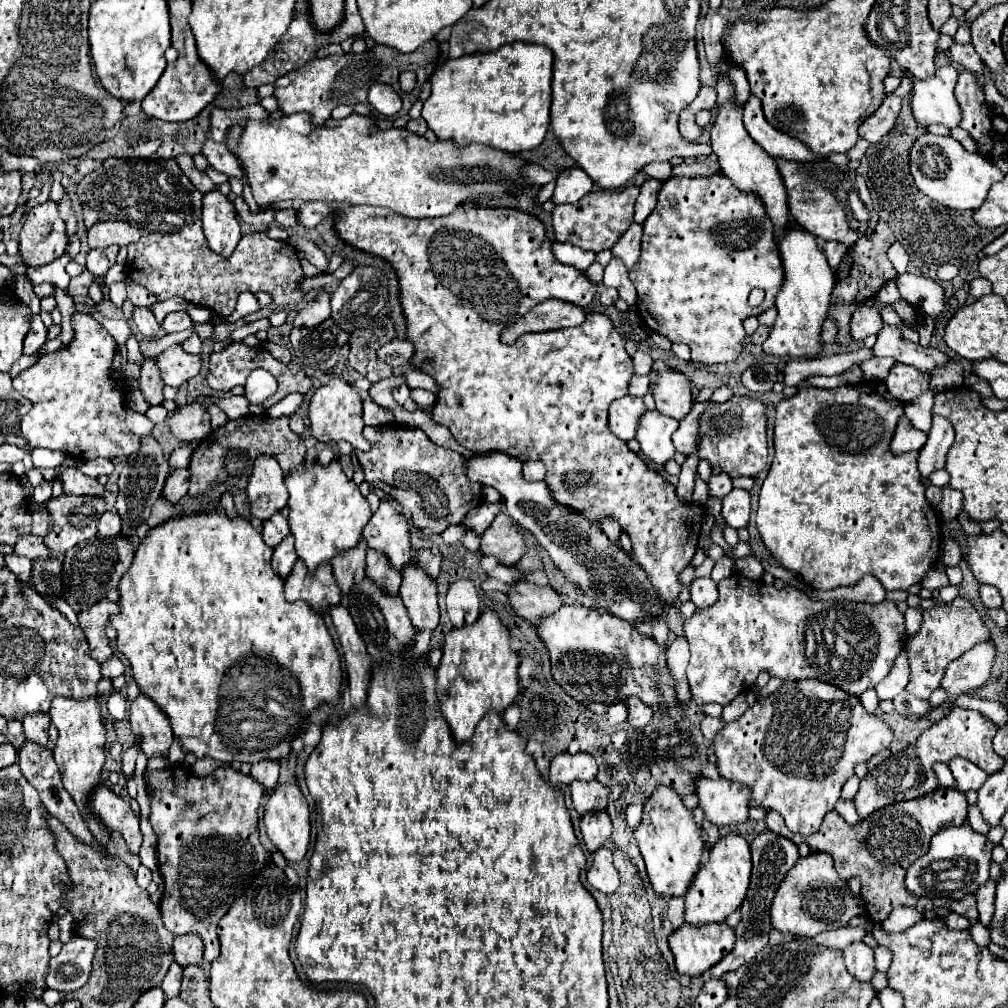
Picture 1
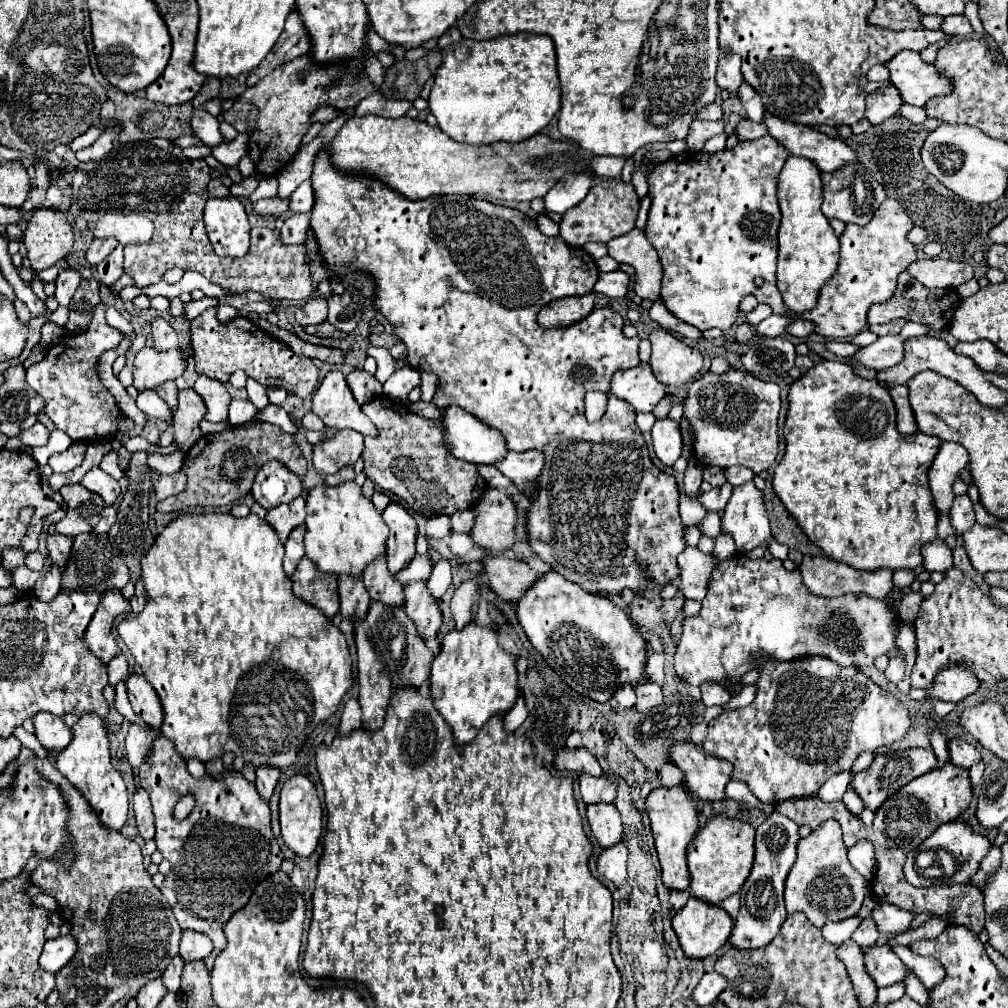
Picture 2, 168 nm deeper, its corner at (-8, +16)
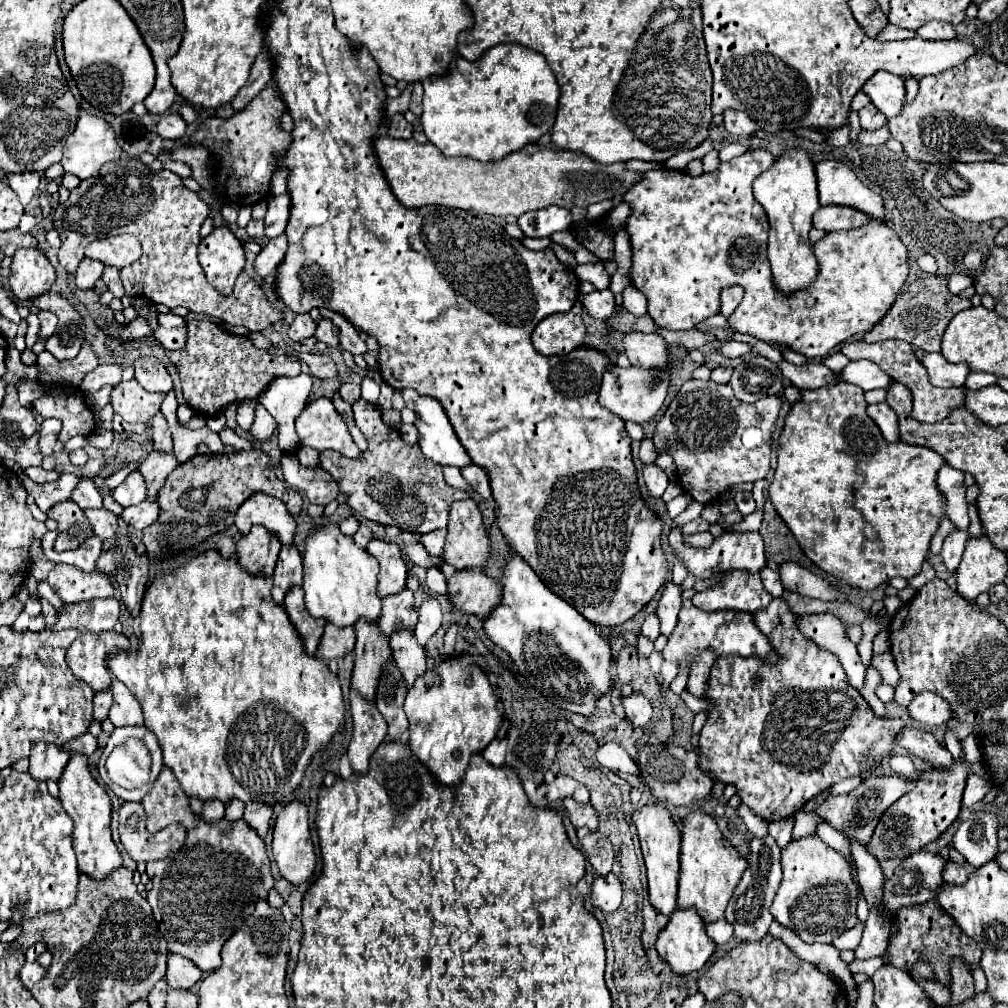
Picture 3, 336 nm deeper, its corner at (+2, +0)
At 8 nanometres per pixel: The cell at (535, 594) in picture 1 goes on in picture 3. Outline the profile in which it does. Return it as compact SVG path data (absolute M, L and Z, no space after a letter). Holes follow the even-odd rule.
M457 570L447 580L447 598L463 614L485 618L501 600L501 584L487 578L481 570Z

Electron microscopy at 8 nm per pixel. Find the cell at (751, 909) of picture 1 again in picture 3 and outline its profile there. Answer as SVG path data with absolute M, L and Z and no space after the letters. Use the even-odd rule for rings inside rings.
M771 836L751 840L749 856L747 856L747 870L745 870L741 882L737 884L733 896L727 904L727 910L725 910L725 920L729 924L733 924L737 940L751 942L751 940L761 940L767 934L769 924L773 922L769 908L771 908L775 892L781 884L781 860L779 858L781 858L781 848L777 846L777 842Z

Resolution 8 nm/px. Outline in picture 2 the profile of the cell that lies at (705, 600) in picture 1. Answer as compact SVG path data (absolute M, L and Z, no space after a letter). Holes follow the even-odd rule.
M687 546L679 558L681 568L681 584L679 590L685 598L703 600L707 594L707 580L711 578L711 572L717 566L717 558L713 554L705 554L695 546Z

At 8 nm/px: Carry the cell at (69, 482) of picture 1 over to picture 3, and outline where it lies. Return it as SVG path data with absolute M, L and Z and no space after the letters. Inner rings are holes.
M99 508L99 510L85 510L85 516L89 518L91 526L93 526L93 532L97 538L103 540L103 544L109 544L111 540L117 538L117 516L105 508Z

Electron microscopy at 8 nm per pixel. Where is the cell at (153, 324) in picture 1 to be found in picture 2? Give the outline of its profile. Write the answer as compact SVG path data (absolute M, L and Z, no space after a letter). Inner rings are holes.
M155 316L151 320L151 336L153 336L153 346L157 350L169 350L169 348L177 348L179 346L179 340L177 340L177 332L171 328L171 324L161 318L161 316Z

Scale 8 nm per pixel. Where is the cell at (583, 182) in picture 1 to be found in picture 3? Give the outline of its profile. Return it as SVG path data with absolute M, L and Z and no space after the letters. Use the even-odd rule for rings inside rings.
M541 208L537 212L525 212L525 216L521 216L517 220L521 232L529 238L551 238L551 234L561 232L561 230L569 230L571 222L571 214L565 208Z

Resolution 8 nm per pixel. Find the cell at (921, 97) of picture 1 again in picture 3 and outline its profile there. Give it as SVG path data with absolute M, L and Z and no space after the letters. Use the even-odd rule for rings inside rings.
M875 72L861 88L871 102L887 116L893 118L903 108L903 96L905 96L905 84L901 76L895 76L891 72Z

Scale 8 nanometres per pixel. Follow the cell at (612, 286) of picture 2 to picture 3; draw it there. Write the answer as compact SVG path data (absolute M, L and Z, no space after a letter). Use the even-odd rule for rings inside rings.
M609 288L595 290L583 296L583 308L589 312L591 318L597 318L597 320L607 320L613 314L615 305L614 294Z

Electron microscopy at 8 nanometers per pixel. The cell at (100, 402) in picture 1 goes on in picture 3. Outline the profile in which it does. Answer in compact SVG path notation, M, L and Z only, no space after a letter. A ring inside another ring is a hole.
M71 392L67 398L41 396L33 402L33 408L43 418L59 418L63 422L63 430L59 434L61 442L67 442L77 434L91 434L95 430L93 412L79 392Z

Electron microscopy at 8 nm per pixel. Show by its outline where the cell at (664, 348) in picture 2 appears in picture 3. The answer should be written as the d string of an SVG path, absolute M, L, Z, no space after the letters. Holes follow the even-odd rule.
M629 332L623 338L623 348L629 362L637 368L665 368L667 366L667 342L661 334Z

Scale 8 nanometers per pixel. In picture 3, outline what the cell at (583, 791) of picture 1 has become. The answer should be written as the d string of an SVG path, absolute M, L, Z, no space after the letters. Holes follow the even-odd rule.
M565 798L565 800L563 800L563 806L565 806L565 812L567 812L567 816L569 816L569 820L571 820L571 824L573 824L575 828L585 826L585 828L589 828L589 830L593 830L593 832L597 830L599 816L597 816L597 812L593 810L591 804L577 804L575 800Z

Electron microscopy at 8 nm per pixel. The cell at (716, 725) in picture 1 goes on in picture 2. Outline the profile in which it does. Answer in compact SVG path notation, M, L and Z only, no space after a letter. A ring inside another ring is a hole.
M701 684L701 694L705 706L725 706L731 700L731 694L719 684Z

